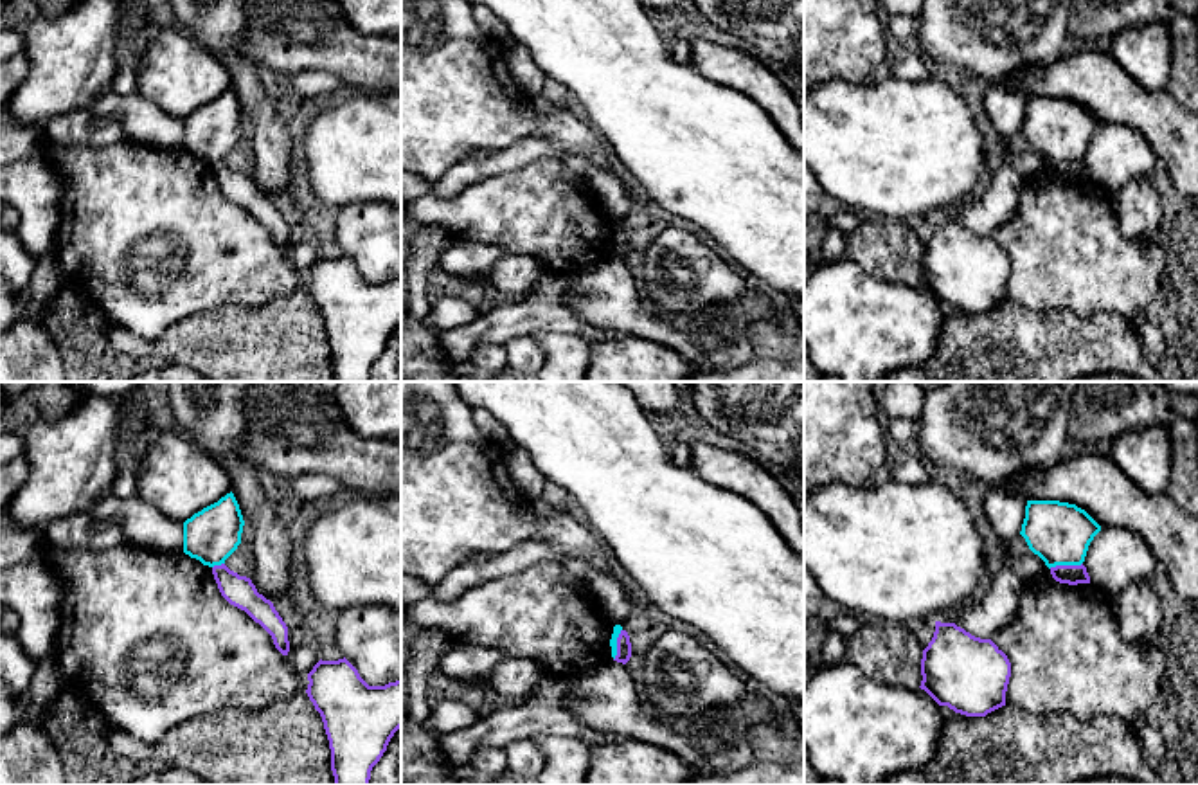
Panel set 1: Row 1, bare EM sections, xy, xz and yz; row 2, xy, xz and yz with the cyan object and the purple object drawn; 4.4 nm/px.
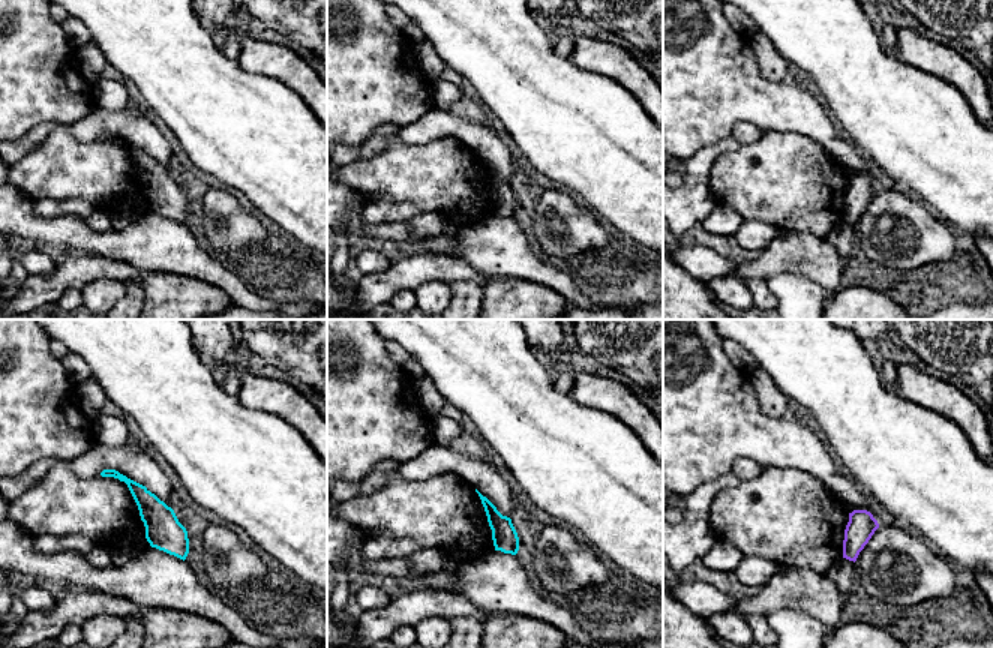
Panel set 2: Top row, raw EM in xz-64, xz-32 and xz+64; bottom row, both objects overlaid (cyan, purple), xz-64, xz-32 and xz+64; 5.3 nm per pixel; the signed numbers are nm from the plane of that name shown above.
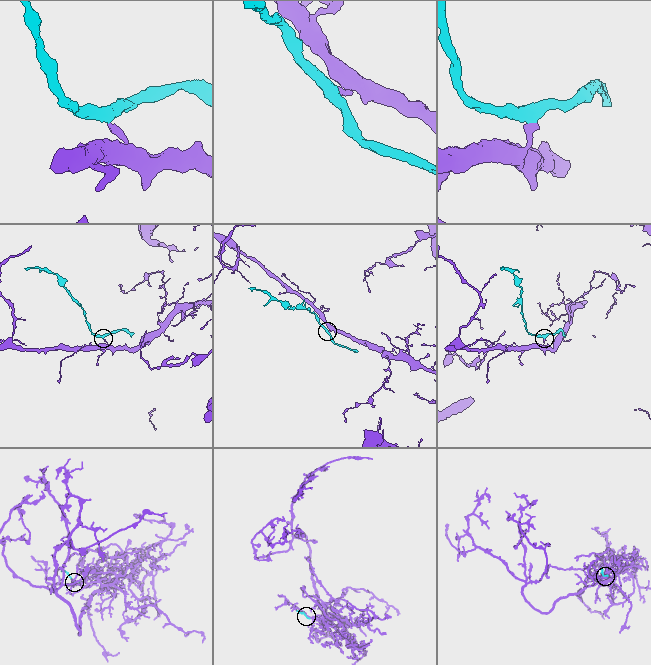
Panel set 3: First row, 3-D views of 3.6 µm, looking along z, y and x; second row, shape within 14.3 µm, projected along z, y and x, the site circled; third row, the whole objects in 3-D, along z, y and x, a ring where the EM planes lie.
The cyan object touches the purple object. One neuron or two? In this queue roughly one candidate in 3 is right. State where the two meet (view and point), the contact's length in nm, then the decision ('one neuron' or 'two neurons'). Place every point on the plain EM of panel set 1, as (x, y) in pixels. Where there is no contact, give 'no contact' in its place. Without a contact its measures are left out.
yz (1065, 161) | 150 nm | two neurons

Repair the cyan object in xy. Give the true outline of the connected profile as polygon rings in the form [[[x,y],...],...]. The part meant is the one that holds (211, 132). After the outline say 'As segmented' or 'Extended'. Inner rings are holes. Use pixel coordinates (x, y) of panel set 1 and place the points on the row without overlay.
[[[230,88],[183,119],[183,149],[203,162],[221,162],[241,140],[243,122],[239,101]]]. As segmented

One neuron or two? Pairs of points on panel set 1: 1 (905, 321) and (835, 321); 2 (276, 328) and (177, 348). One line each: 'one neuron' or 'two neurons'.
1: one neuron
2: one neuron

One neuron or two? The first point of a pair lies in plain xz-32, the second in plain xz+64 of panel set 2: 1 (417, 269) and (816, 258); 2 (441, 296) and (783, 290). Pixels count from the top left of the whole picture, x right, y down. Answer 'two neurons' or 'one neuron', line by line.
1: one neuron
2: two neurons

